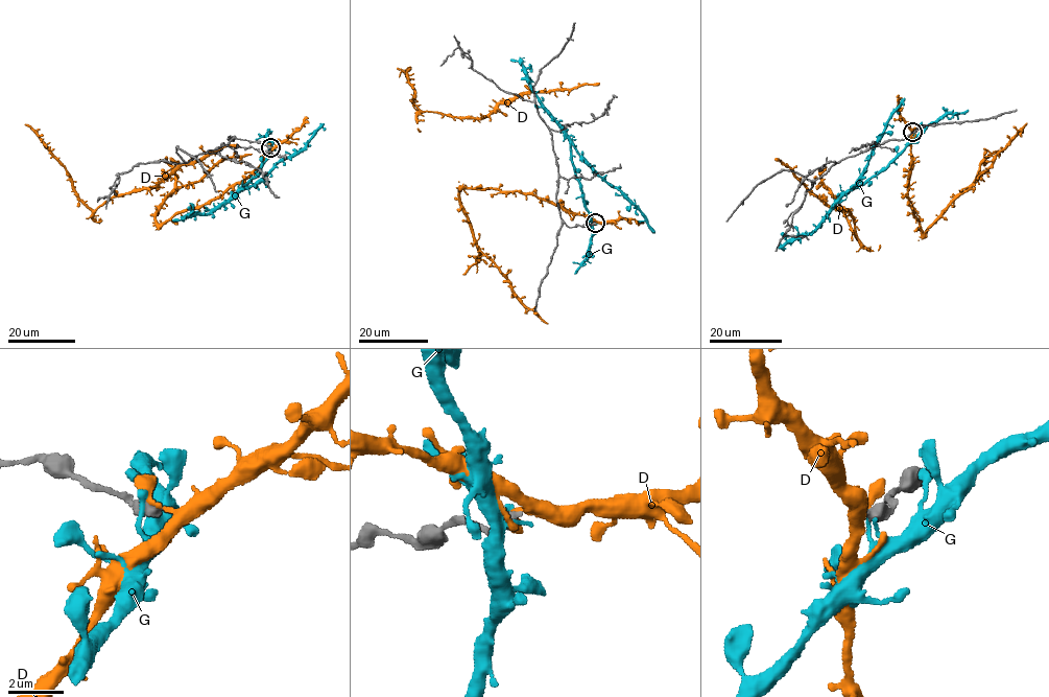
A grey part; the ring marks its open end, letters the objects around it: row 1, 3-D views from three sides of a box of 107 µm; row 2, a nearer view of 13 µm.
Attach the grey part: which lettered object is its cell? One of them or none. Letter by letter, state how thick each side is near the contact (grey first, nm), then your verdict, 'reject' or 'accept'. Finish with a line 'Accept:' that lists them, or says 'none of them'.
D: 500 nm thick on the grey side, 400 nm on the other; reject
G: 500 nm thick on the grey side, 240 nm on the other; reject
Accept: none of them

